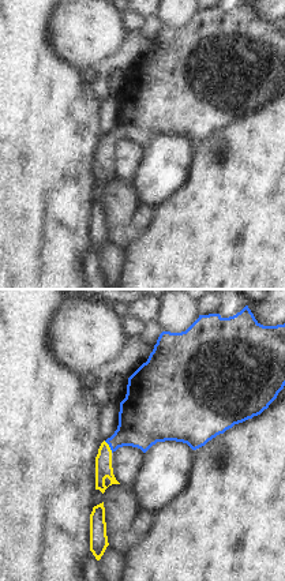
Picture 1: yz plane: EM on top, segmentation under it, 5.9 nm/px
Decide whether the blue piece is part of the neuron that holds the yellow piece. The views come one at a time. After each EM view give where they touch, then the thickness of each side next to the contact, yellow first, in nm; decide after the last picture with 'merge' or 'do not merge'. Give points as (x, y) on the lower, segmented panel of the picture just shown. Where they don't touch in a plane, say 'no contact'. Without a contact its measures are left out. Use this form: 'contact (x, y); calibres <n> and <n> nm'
contact (108, 446); calibres 100 and 280 nm

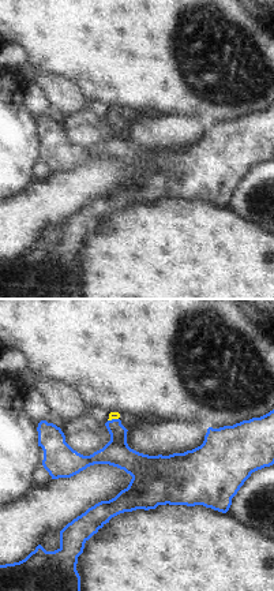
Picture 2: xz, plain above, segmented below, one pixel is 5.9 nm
contact (112, 418); calibres 50 and 160 nm

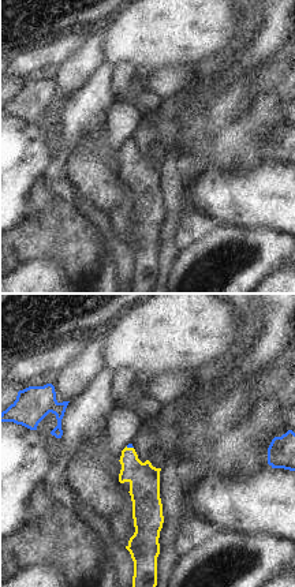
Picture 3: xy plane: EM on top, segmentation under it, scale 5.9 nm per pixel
contact (130, 448); calibres 180 and 30 nm

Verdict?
merge

